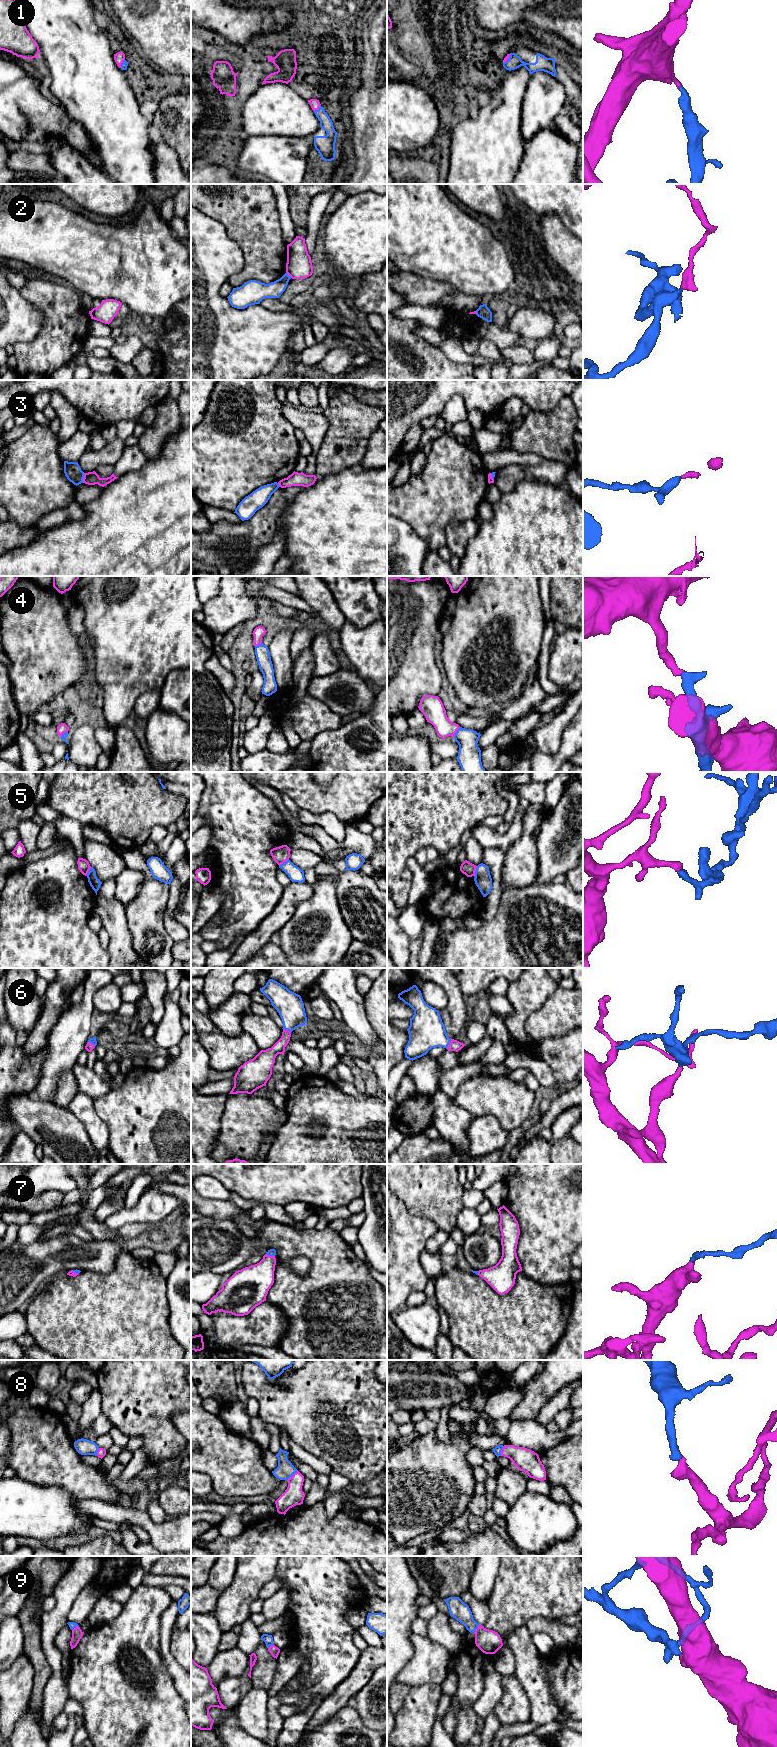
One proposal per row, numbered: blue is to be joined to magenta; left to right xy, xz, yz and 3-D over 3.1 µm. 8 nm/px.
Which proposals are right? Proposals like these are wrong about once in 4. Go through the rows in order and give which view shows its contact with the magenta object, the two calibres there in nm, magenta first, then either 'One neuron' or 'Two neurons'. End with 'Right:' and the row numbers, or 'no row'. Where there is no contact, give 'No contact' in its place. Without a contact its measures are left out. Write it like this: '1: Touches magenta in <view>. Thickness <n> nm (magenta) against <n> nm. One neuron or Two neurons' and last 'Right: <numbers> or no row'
1: Touches magenta in xz. Thickness 80 nm (magenta) against 100 nm. One neuron
2: Touches magenta in xz. Thickness 200 nm (magenta) against 130 nm. Two neurons
3: Touches magenta in xy. Thickness 110 nm (magenta) against 140 nm. Two neurons
4: Touches magenta in yz. Thickness 170 nm (magenta) against 190 nm. One neuron
5: Touches magenta in yz. Thickness 110 nm (magenta) against 140 nm. One neuron
6: Touches magenta in yz. Thickness 90 nm (magenta) against 280 nm. One neuron
7: Touches magenta in xz. Thickness 260 nm (magenta) against 60 nm. One neuron
8: Touches magenta in xz. Thickness 160 nm (magenta) against 140 nm. One neuron
9: Touches magenta in yz. Thickness 190 nm (magenta) against 150 nm. One neuron
Right: 1, 4, 5, 6, 7, 8, 9

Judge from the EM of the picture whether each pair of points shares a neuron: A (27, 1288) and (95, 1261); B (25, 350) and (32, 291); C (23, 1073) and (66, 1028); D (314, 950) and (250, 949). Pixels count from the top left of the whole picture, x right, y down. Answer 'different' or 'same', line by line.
A: same
B: same
C: different
D: different

